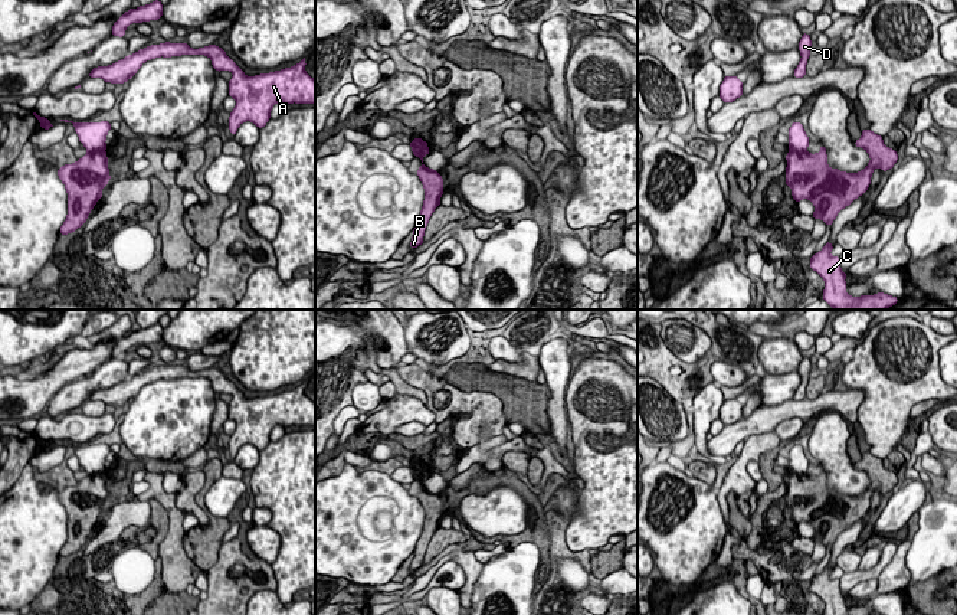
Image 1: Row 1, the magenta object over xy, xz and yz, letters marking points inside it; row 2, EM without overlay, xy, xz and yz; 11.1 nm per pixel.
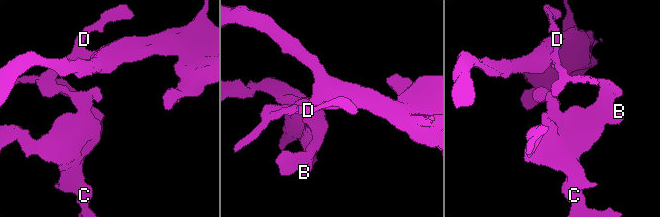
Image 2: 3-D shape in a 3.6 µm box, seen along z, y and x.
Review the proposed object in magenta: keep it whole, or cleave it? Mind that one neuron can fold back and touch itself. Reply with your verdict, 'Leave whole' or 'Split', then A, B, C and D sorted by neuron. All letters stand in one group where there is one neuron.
Split. Groups: A D / B C

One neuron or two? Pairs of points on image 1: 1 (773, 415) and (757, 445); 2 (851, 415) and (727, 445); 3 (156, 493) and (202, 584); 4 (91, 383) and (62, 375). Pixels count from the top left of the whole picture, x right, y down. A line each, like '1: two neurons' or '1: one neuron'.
1: two neurons
2: one neuron
3: two neurons
4: two neurons

